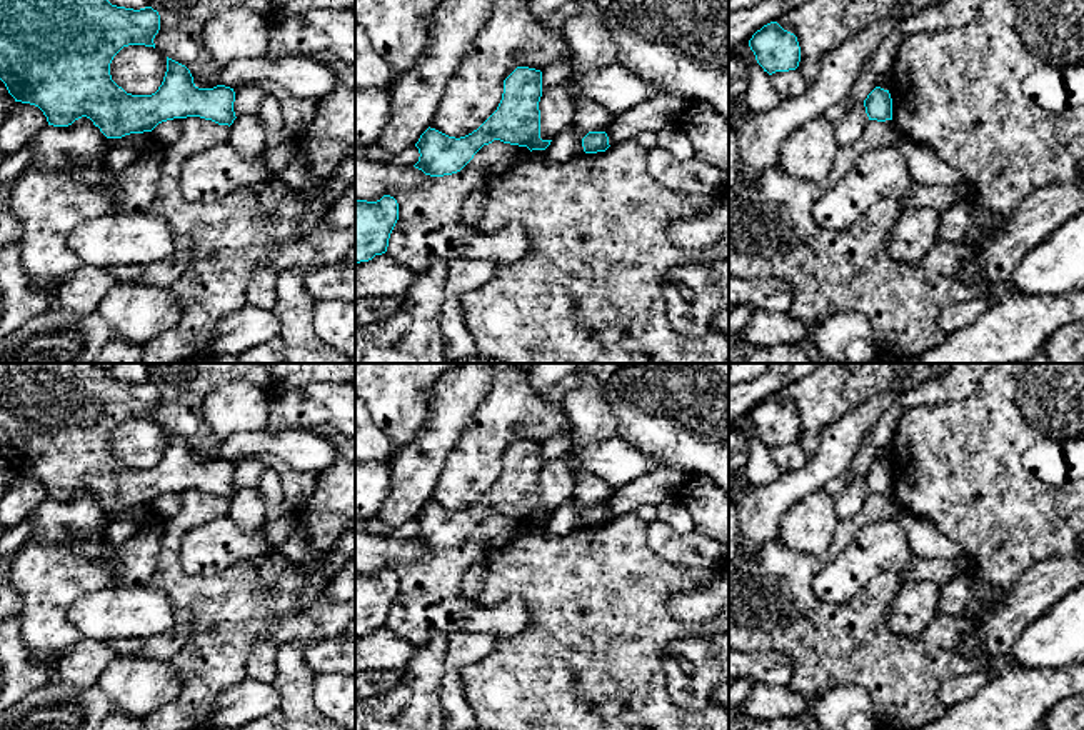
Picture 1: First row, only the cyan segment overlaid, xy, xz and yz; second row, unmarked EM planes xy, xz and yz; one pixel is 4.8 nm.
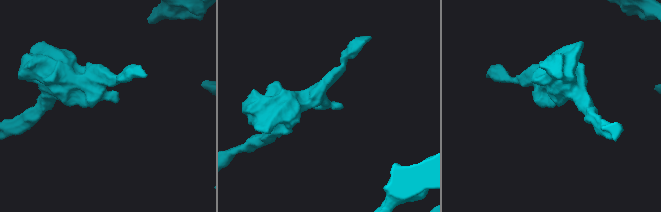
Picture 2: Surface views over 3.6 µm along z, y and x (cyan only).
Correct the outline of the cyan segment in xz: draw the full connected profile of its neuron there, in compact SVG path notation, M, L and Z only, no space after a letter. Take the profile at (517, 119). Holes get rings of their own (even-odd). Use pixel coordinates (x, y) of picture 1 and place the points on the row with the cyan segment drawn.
M517 67L504 80L504 93L497 110L472 133L455 138L435 128L427 128L415 147L419 162L414 165L430 177L460 172L474 155L494 140L545 150L552 140L540 138L542 72Z

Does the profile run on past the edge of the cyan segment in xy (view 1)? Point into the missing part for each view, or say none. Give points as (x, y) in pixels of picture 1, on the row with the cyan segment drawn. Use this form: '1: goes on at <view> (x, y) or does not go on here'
1: does not go on here

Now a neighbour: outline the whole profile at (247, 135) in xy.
M258 115L237 117L230 125L228 143L245 158L263 155L267 140L265 122Z

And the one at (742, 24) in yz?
M764 0L755 7L729 13L729 55L749 42L752 35L770 22L777 22L790 10L805 5L809 0Z

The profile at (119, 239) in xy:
M115 212L77 225L68 245L82 263L113 268L147 265L173 253L173 232L168 222L150 212Z

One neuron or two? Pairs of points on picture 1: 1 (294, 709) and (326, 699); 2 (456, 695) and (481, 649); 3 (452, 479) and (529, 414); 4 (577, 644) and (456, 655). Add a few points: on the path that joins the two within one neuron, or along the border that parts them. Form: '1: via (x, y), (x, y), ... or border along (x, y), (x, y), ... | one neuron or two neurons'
1: border along (314, 675), (312, 702), (321, 712) | two neurons
2: via (452, 682), (452, 669), (467, 654) | one neuron
3: via (471, 460), (511, 420) | one neuron
4: border along (497, 639), (486, 655), (462, 669), (461, 679) | two neurons

